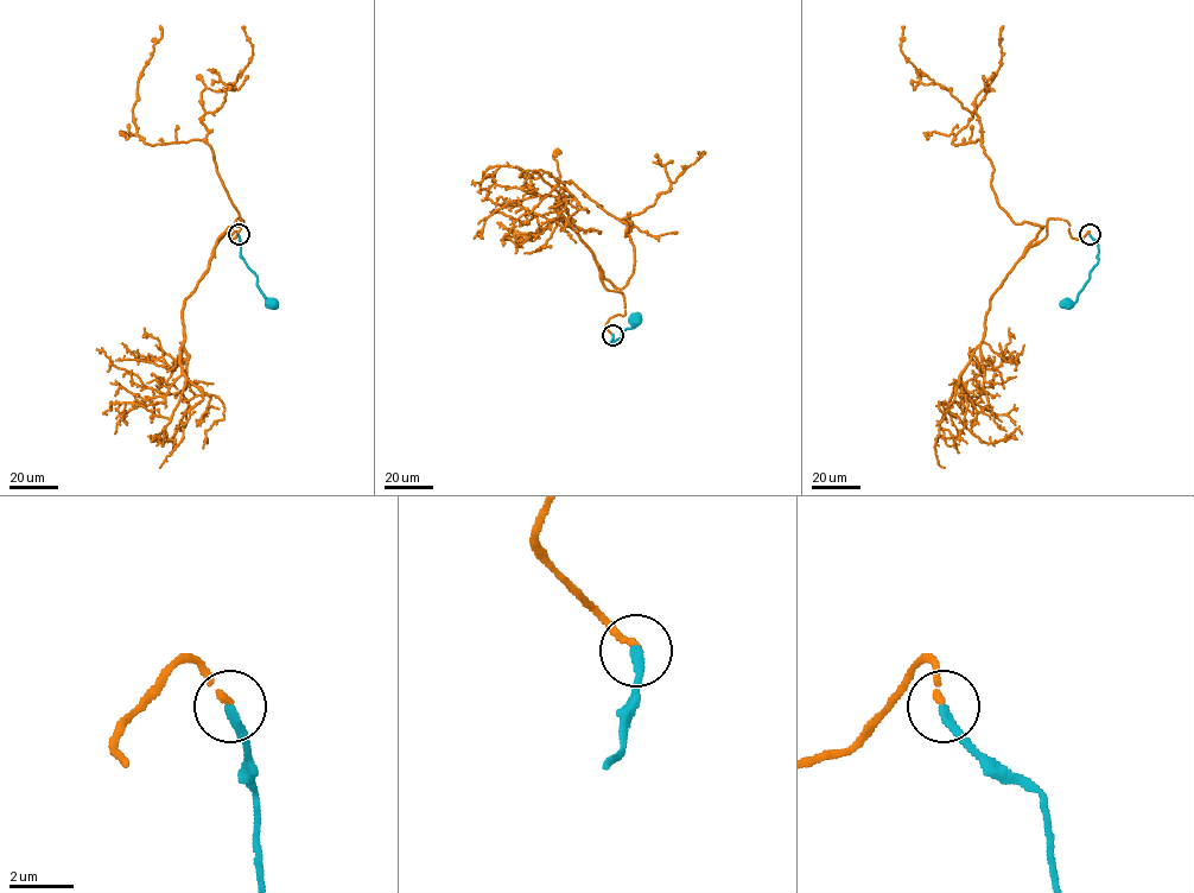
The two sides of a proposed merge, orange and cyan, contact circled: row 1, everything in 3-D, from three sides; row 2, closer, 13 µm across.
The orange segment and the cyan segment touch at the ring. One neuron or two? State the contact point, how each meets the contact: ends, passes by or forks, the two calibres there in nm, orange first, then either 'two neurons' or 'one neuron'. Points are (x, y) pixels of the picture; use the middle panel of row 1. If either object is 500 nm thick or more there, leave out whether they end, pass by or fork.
(613, 335) | orange ends | cyan ends | 190/280 nm | one neuron

